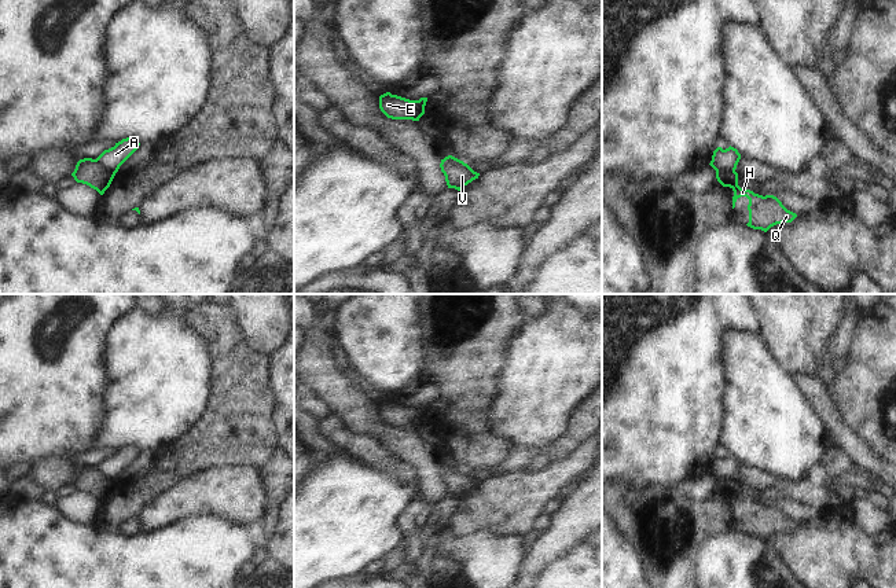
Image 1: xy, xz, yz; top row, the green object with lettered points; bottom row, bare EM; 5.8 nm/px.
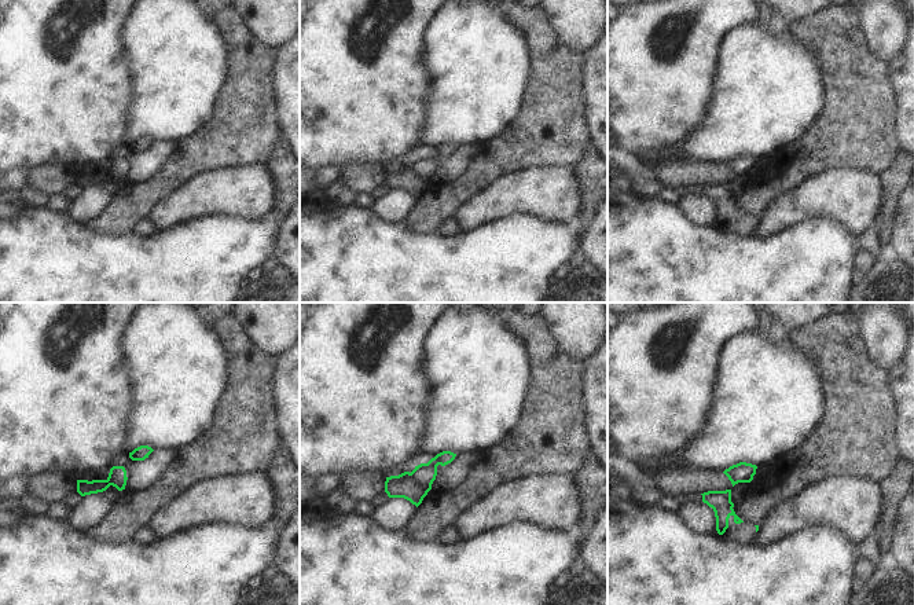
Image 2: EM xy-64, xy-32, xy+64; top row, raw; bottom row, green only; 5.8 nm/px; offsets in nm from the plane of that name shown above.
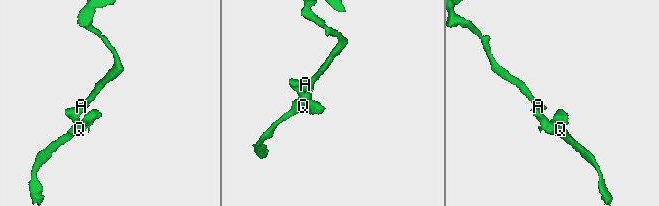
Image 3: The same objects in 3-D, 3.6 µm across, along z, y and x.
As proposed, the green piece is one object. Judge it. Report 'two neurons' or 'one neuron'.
two neurons

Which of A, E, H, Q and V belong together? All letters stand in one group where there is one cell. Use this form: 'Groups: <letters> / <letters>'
Groups: A / E H Q V

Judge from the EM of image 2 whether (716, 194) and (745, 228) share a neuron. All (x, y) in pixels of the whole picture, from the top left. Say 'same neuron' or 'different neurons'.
same neuron

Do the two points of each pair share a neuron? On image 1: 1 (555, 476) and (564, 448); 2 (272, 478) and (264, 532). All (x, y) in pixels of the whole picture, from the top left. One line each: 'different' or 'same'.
1: different
2: same

